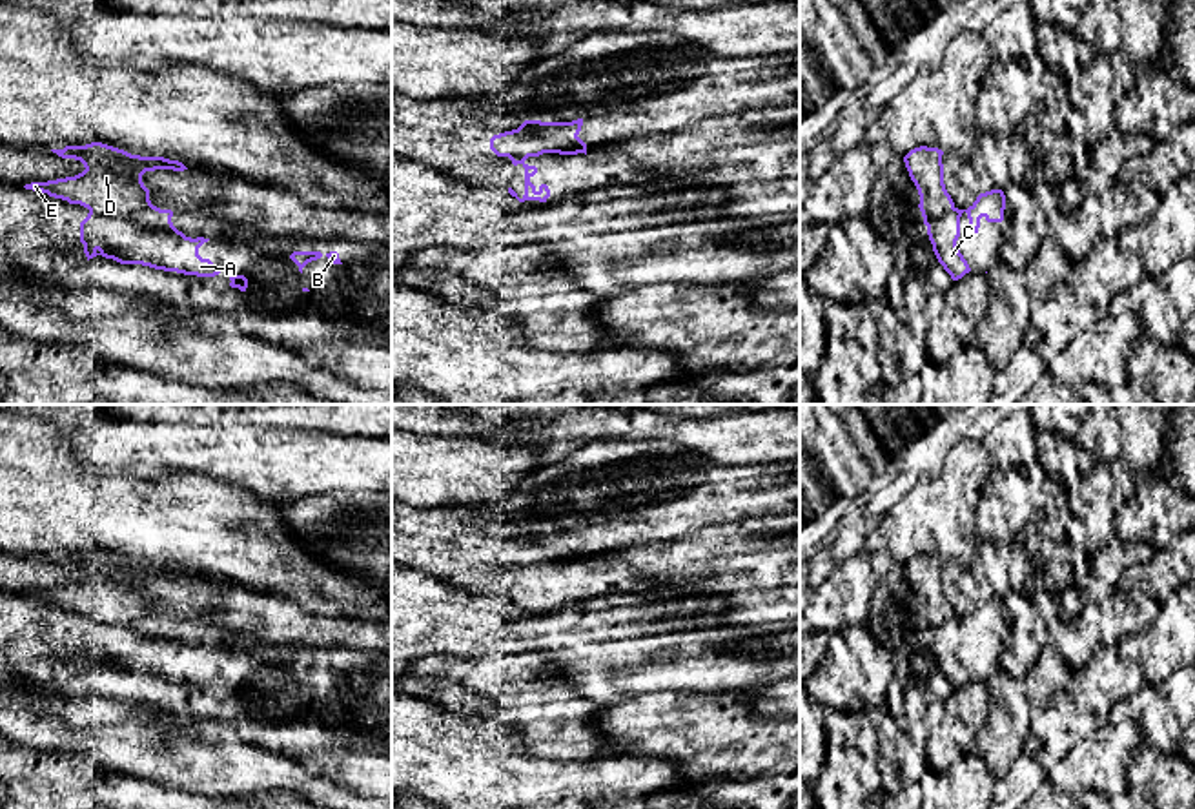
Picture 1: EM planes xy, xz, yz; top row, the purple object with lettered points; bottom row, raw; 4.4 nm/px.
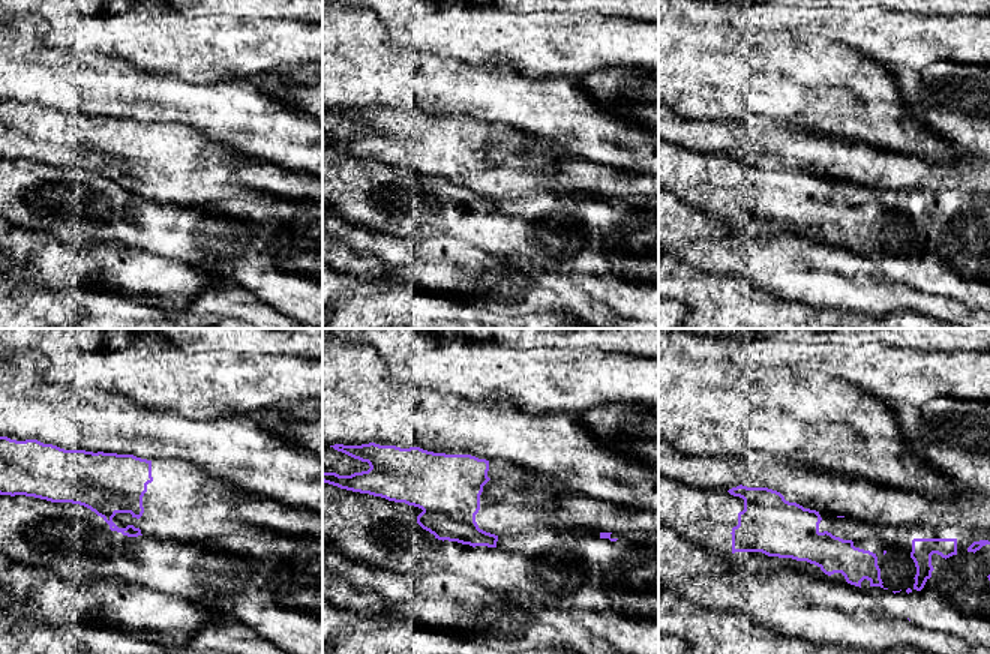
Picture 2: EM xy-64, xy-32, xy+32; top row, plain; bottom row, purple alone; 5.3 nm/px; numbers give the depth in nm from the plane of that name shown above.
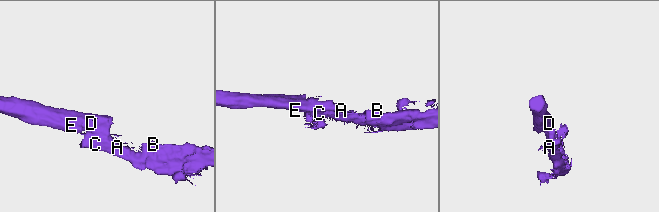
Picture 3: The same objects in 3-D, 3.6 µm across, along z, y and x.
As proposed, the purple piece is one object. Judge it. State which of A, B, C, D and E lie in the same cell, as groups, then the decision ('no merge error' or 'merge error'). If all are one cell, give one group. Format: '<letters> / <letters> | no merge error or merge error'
A B C / D E | merge error

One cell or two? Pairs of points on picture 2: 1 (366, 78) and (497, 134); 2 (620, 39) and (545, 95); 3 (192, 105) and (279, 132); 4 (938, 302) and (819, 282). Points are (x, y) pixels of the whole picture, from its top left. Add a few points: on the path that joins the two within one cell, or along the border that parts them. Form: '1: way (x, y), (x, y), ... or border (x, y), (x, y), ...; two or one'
1: border (489, 123), (510, 125), (524, 132); two
2: border (531, 78), (572, 77), (575, 80); two
3: way (213, 110), (239, 114), (258, 125); one
4: way (908, 299), (902, 296), (876, 296), (849, 282); one

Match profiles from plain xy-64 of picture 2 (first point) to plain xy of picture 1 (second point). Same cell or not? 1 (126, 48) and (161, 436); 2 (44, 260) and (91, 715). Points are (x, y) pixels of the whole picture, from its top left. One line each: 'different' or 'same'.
1: same
2: same

